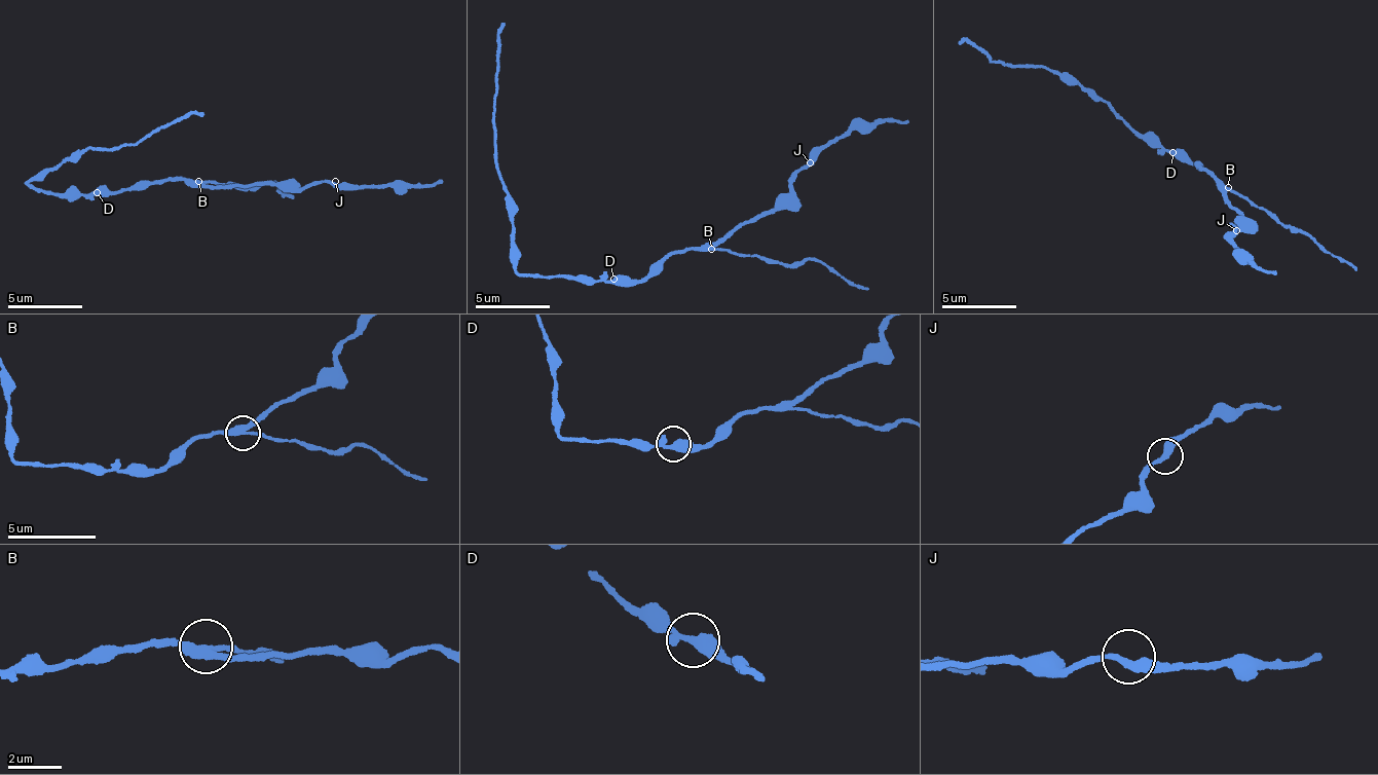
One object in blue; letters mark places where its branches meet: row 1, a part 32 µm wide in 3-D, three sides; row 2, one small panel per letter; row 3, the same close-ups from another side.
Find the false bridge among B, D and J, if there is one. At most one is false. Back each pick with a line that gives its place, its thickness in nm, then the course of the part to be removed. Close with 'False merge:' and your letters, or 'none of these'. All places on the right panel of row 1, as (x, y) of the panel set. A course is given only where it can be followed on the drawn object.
B: Place: (1228, 187). Thickness 280 nm. Course of the part to remove: (1229, 186), (1286, 224), (1307, 233), (1357, 271)
False merge: B

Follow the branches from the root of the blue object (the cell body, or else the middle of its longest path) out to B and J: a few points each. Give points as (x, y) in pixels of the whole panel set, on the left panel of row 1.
B: (98, 194), (177, 177), (183, 181), (199, 180)
J: (98, 194), (177, 177), (207, 184), (234, 183), (239, 186), (266, 182), (303, 188), (319, 182), (335, 181)

